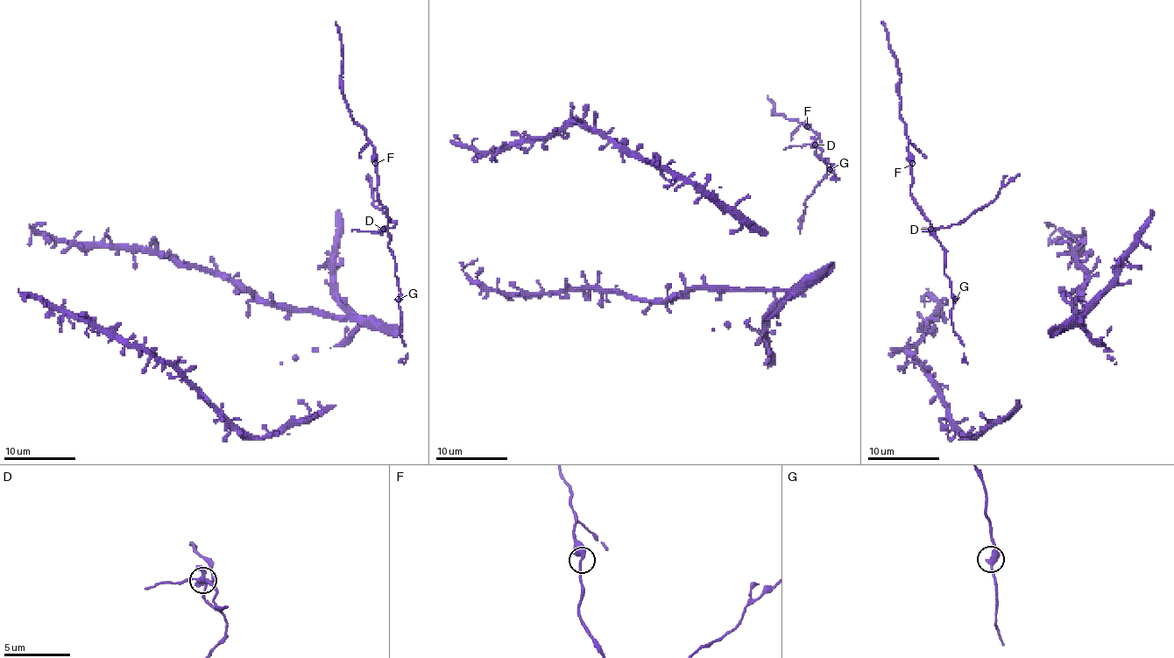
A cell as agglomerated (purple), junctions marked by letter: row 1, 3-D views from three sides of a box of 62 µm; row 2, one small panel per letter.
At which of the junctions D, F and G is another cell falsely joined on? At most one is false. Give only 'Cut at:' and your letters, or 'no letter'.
Cut at: D

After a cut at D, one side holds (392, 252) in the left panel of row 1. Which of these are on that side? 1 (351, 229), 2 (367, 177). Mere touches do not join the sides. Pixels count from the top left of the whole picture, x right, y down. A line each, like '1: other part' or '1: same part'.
1: other part
2: other part

